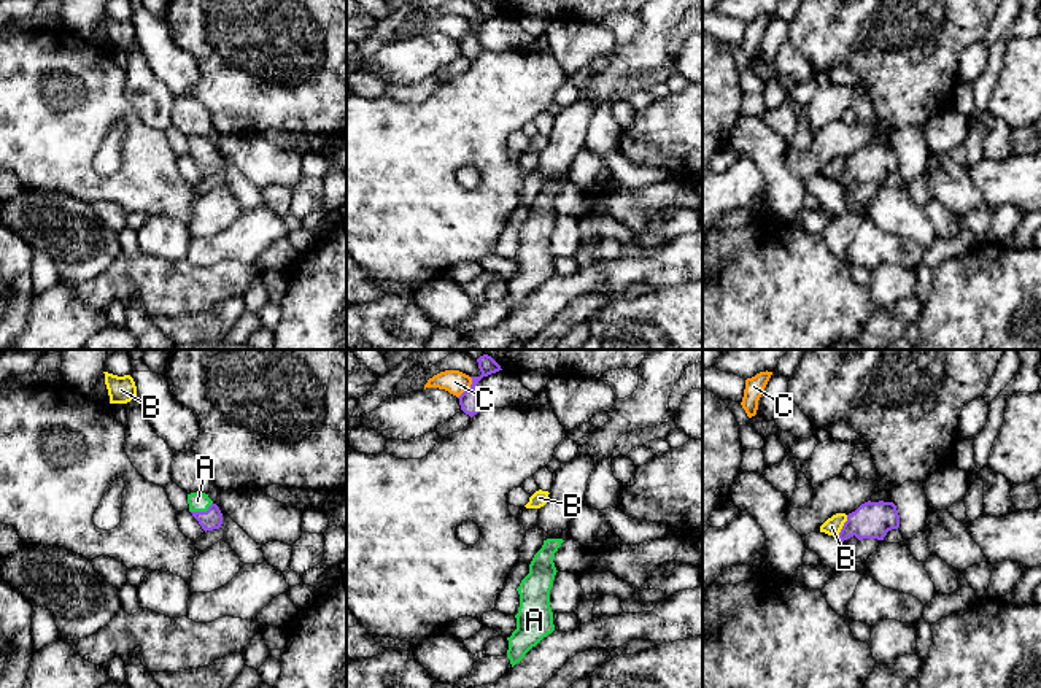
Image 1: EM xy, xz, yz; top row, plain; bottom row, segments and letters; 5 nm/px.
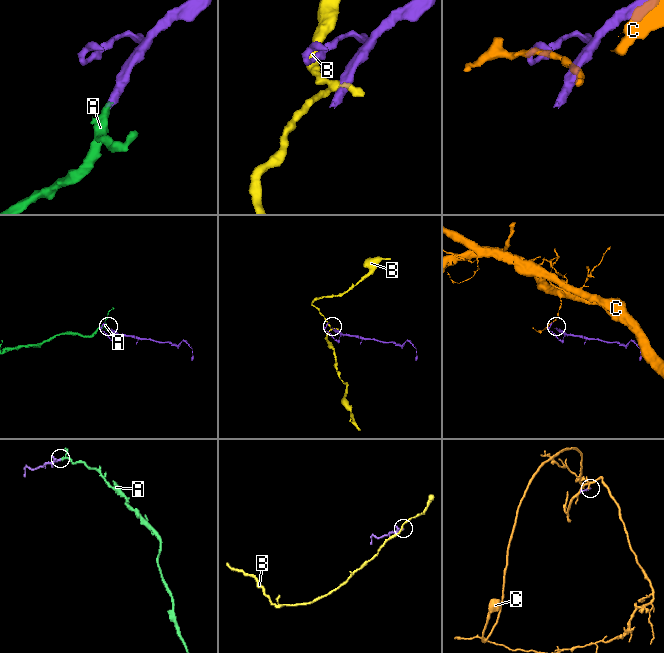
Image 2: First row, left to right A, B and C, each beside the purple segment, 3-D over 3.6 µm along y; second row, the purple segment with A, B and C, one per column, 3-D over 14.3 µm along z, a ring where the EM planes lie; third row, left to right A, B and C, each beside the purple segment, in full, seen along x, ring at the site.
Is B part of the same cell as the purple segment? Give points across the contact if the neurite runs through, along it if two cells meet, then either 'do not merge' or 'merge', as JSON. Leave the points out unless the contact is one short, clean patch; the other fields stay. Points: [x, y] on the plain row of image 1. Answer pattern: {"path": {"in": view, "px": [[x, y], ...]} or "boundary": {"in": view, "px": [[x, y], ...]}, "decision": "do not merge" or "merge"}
{"boundary": {"in": "yz", "px": [[847, 159], [836, 180]]}, "decision": "do not merge"}

